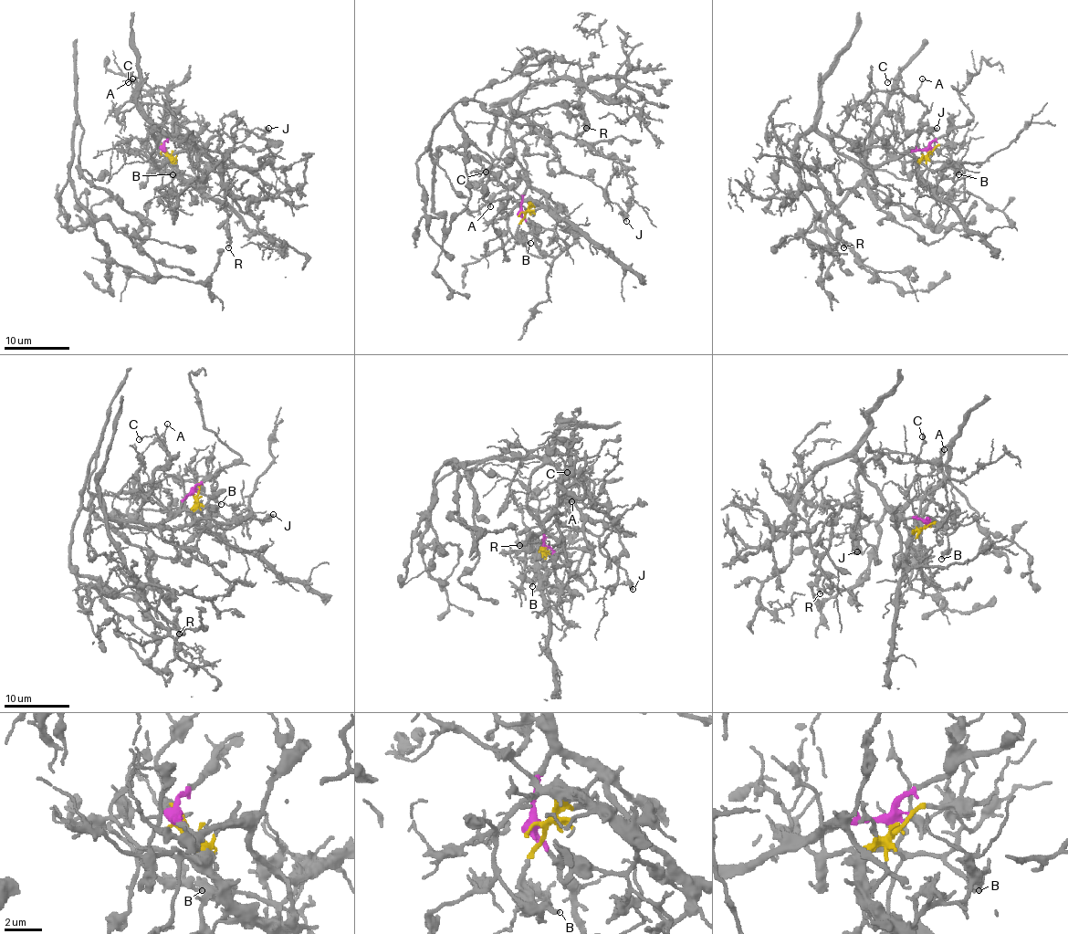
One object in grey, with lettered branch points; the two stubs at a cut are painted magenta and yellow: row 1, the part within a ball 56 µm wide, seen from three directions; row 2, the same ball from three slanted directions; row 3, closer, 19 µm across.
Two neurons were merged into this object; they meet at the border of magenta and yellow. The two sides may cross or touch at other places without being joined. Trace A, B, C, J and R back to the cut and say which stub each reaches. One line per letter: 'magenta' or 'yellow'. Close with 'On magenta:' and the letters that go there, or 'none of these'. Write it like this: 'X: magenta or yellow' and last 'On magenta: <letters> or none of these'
A: magenta
B: yellow
C: magenta
J: magenta
R: magenta
On magenta: A, C, J, R

